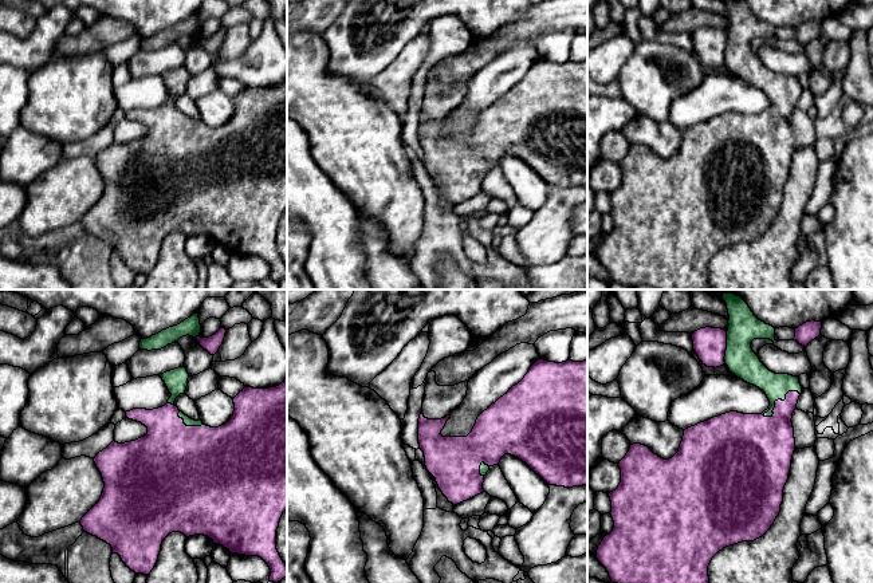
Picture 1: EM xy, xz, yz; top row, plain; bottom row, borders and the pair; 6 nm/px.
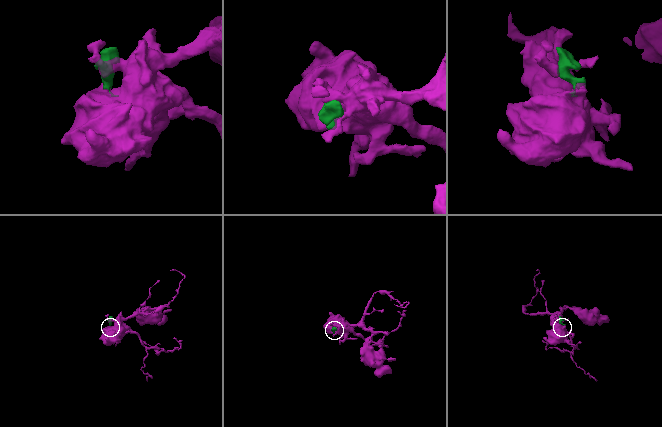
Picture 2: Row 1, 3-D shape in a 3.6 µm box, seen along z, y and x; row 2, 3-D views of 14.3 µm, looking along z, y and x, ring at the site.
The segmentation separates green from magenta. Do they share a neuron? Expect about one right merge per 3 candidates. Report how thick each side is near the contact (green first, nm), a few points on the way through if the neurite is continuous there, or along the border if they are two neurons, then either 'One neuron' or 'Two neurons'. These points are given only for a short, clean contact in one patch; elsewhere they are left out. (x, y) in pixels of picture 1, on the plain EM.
Thickness 160 nm (green) against 280 nm. One neuron

